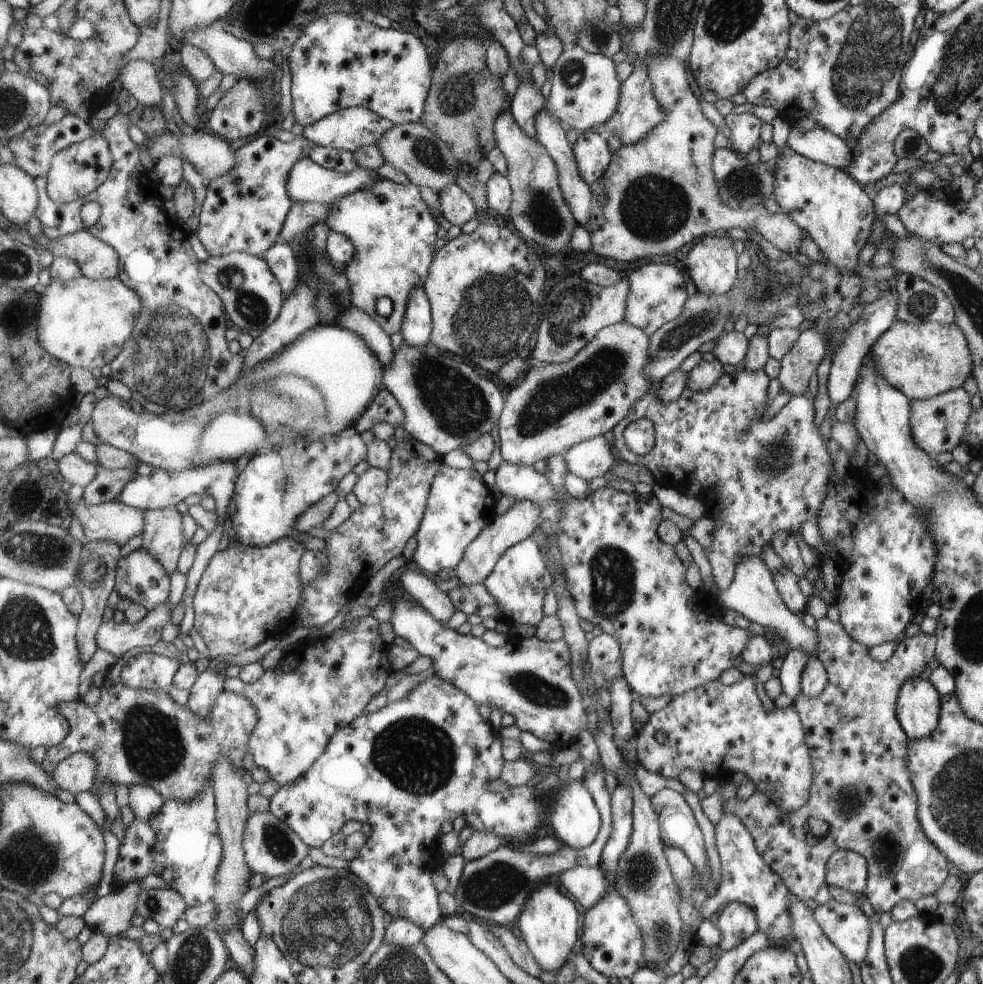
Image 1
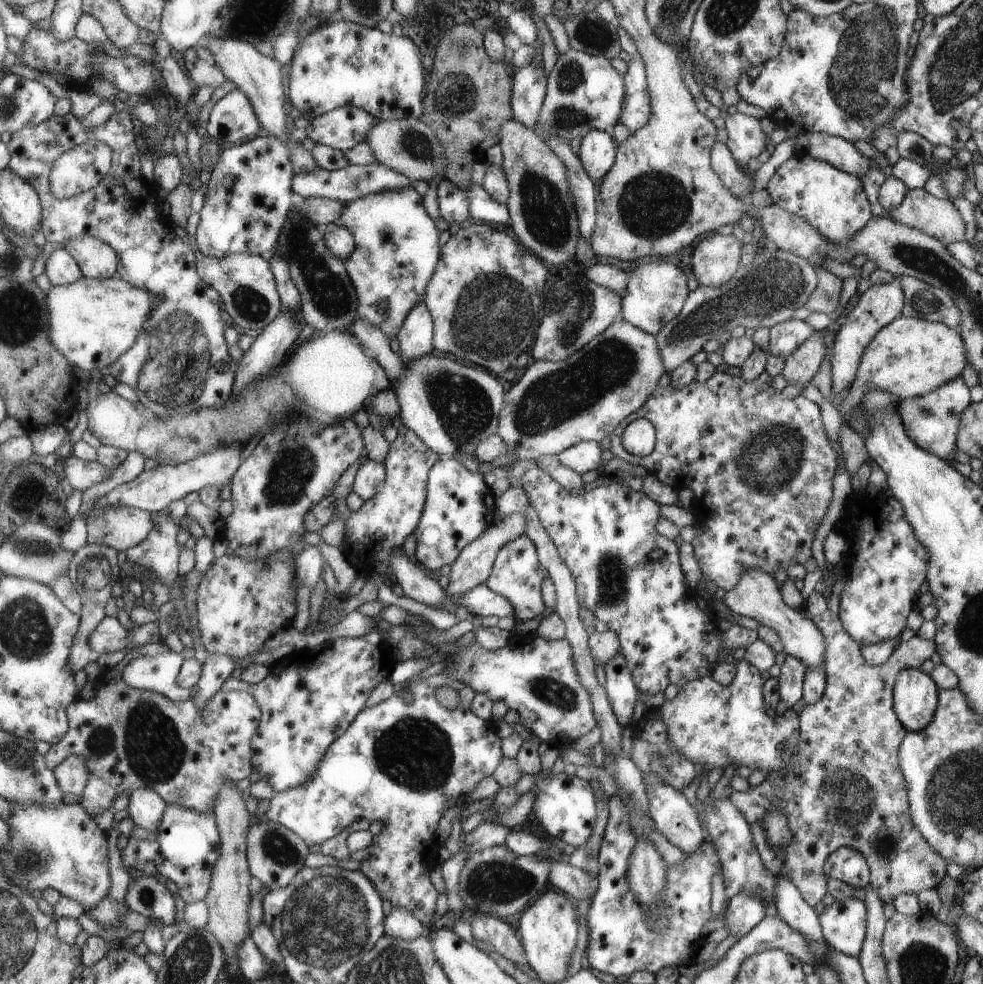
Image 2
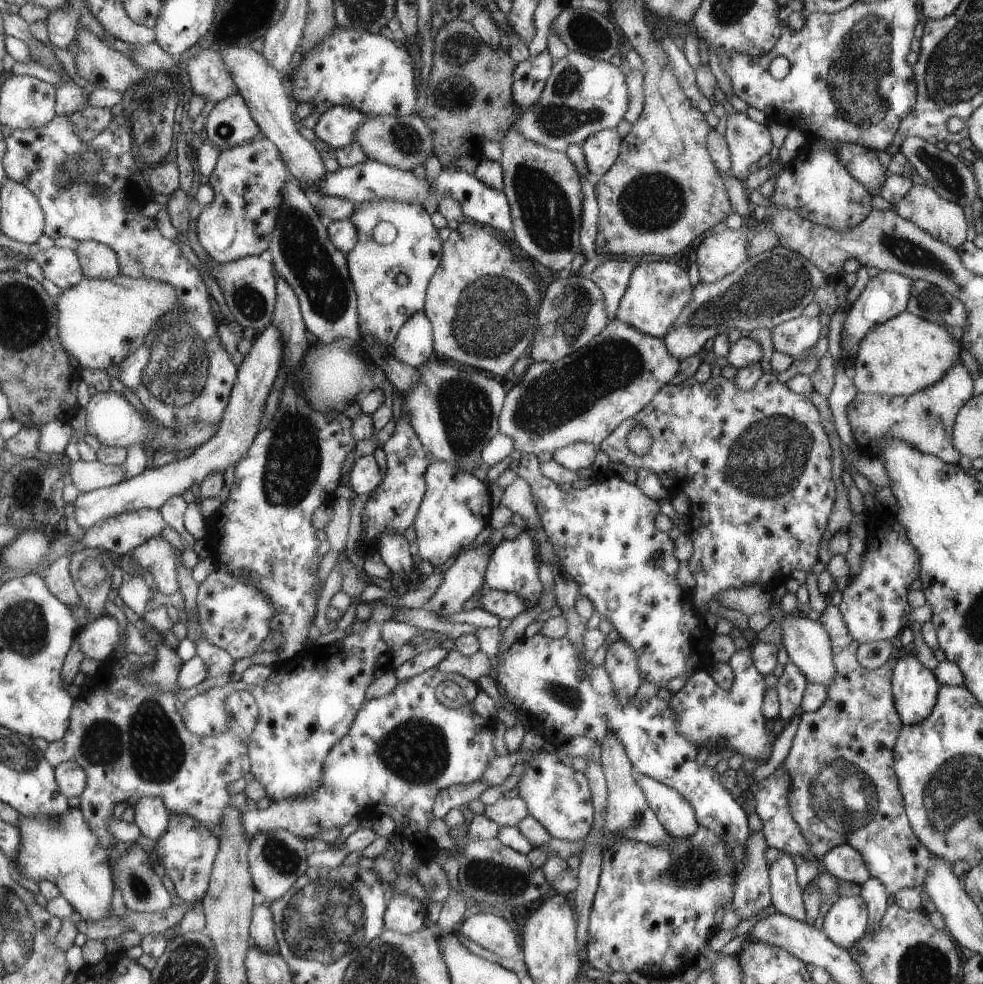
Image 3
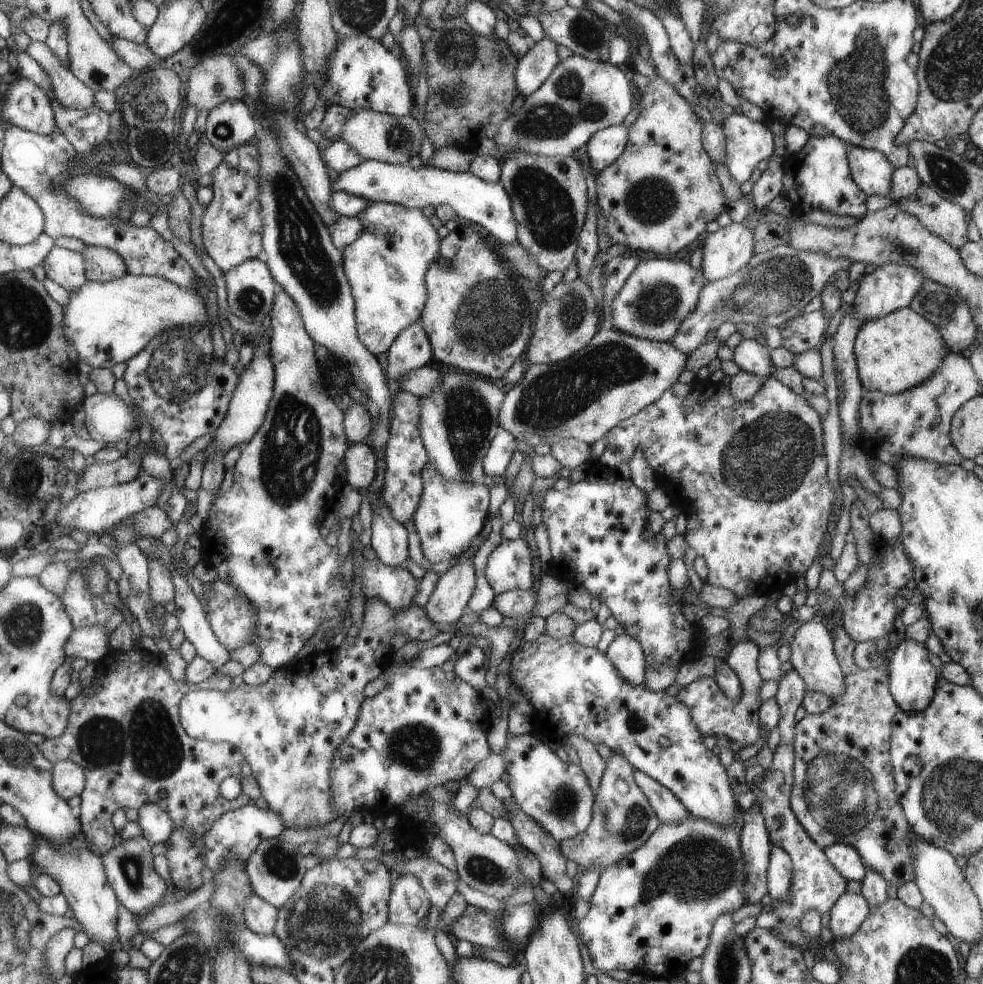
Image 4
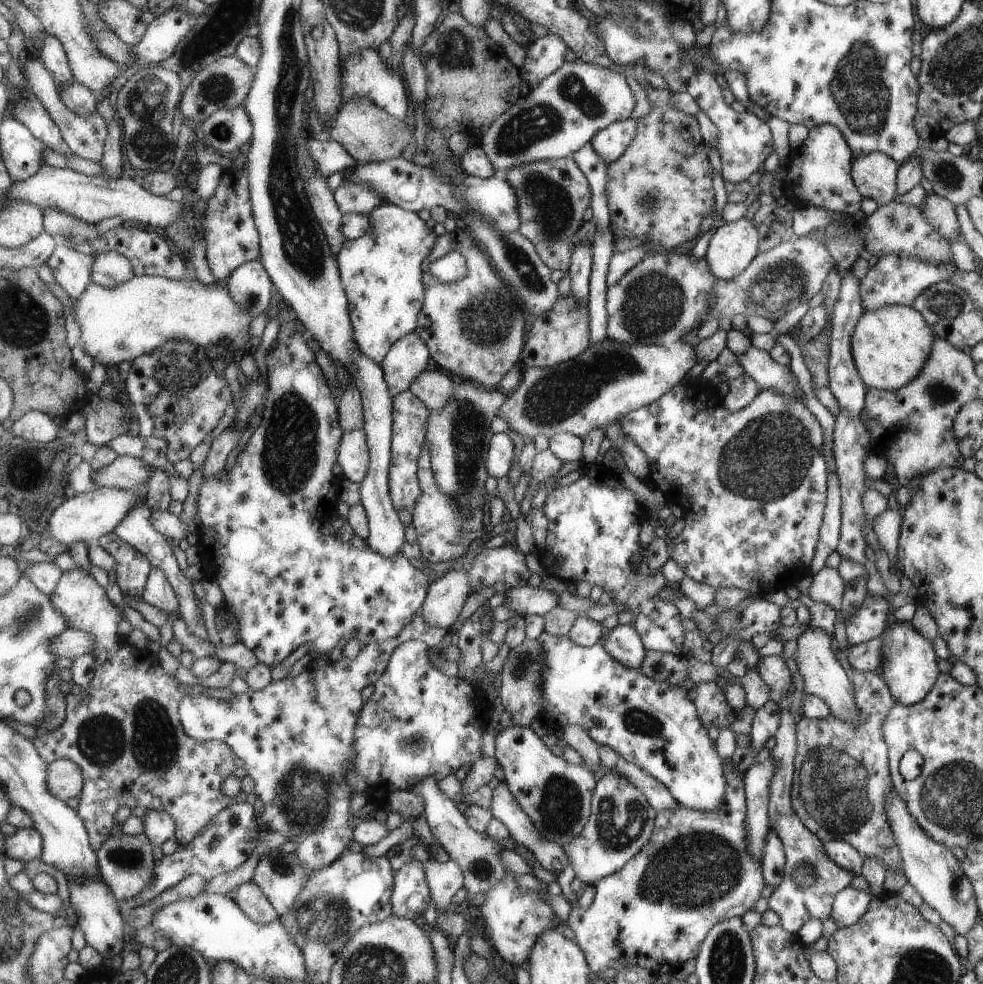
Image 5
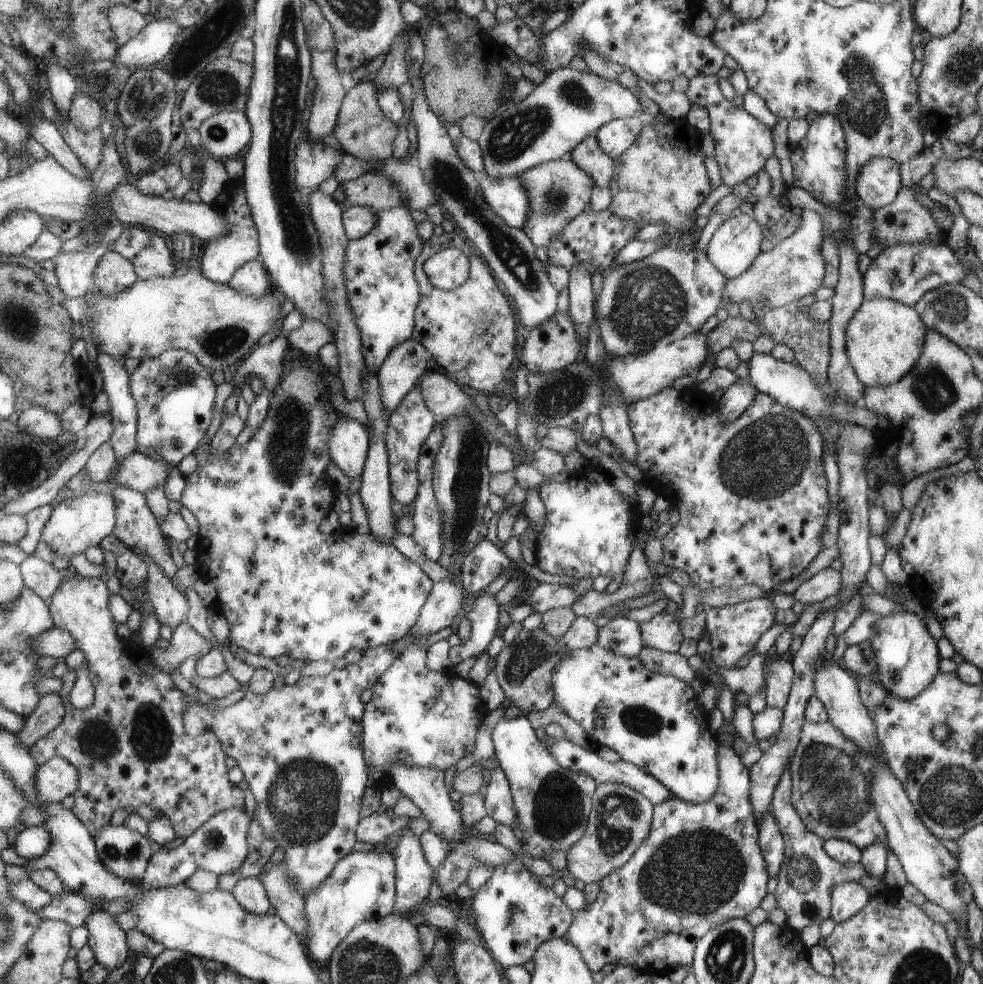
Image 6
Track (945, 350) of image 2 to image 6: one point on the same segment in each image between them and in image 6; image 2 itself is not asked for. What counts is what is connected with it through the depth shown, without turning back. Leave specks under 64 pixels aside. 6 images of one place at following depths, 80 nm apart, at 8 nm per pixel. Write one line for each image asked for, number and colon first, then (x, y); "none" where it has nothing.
3: (905, 354)
4: (894, 353)
5: (890, 344)
6: (884, 338)

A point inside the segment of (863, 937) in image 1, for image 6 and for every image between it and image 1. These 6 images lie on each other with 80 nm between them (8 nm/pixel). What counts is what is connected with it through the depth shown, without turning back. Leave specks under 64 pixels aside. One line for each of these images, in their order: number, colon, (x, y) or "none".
2: (843, 923)
3: (844, 923)
4: (849, 911)
5: (848, 905)
6: (846, 898)

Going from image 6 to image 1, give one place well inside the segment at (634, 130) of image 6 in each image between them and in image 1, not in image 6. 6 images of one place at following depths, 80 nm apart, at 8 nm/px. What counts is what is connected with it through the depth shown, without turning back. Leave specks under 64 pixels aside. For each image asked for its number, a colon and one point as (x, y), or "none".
1: (590, 149)
2: (597, 150)
3: (600, 150)
4: (606, 145)
5: (611, 142)

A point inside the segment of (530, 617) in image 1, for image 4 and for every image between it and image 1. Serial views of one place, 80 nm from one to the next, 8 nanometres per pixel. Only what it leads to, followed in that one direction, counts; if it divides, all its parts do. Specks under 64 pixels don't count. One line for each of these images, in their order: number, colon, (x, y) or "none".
2: (516, 574)
3: (512, 568)
4: (508, 566)

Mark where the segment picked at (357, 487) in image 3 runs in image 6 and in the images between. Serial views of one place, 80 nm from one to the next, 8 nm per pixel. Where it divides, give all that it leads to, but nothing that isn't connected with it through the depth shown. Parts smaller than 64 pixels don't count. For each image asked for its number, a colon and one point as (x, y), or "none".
4: (360, 460)
5: (353, 455)
6: (348, 445)

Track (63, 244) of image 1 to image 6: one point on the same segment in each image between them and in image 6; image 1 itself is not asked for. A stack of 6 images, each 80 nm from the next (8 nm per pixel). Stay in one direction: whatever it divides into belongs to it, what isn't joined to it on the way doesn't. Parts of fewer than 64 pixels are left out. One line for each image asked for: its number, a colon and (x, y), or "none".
2: (98, 260)
3: (99, 261)
4: (103, 264)
5: (111, 269)
6: (115, 273)

